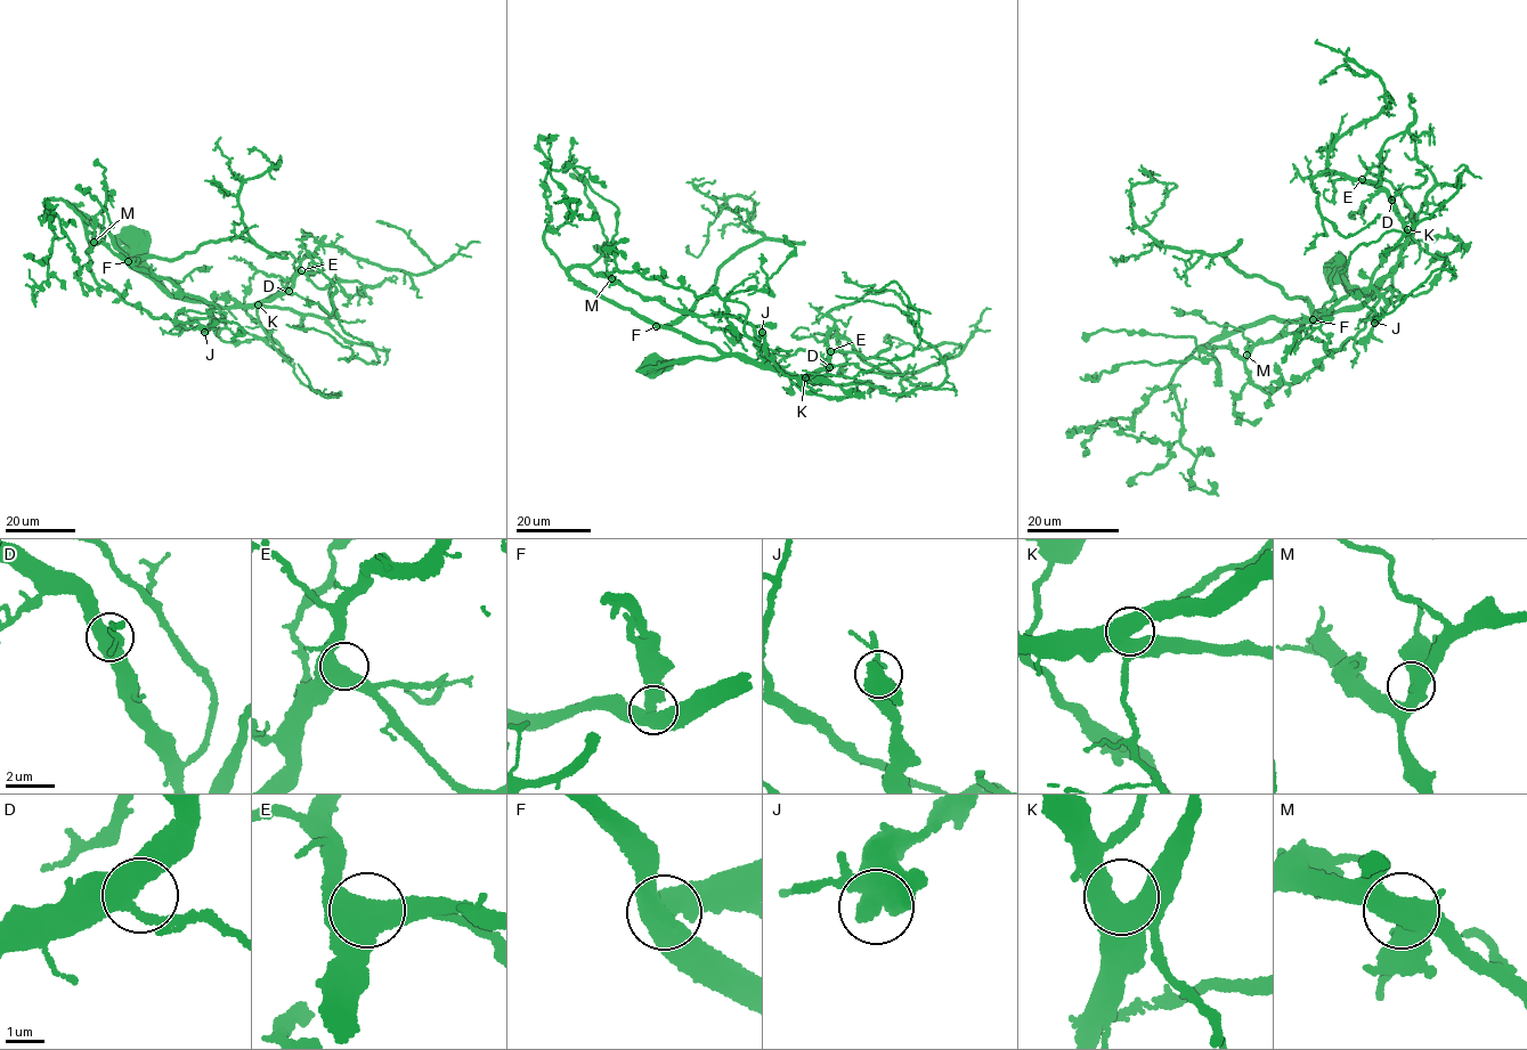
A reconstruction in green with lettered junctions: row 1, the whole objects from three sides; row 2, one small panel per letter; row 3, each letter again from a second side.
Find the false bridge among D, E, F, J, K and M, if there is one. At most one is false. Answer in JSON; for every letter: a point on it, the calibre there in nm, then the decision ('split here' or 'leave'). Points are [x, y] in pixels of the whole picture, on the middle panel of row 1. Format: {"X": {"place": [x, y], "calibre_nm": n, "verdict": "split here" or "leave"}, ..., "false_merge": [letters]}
{"D": {"place": [829, 367], "calibre_nm": 440, "verdict": "leave"}, "E": {"place": [830, 351], "calibre_nm": 500, "verdict": "leave"}, "F": {"place": [656, 326], "calibre_nm": 550, "verdict": "split here"}, "J": {"place": [762, 332], "calibre_nm": 600, "verdict": "leave"}, "K": {"place": [805, 377], "calibre_nm": 550, "verdict": "leave"}, "M": {"place": [611, 278], "calibre_nm": 480, "verdict": "leave"}, "false_merge": ["F"]}

